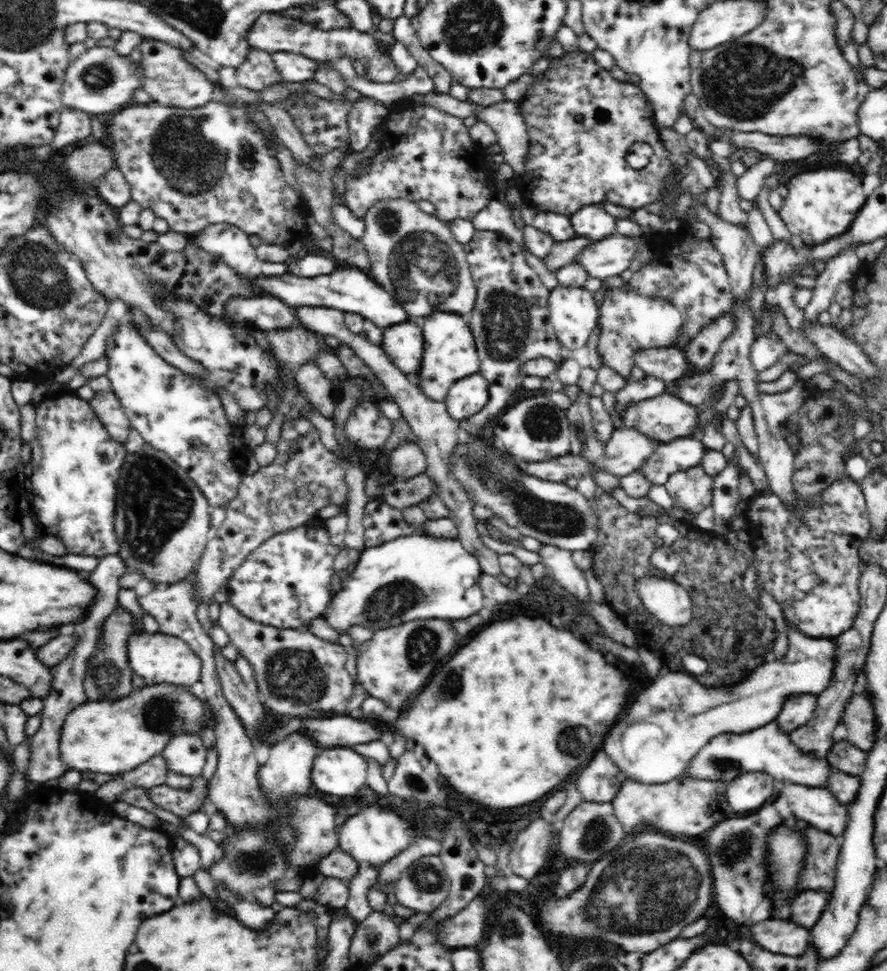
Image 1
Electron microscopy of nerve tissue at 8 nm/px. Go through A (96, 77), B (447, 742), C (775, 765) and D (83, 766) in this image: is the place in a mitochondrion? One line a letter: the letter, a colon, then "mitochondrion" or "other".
A: mitochondrion
B: other
C: other
D: other

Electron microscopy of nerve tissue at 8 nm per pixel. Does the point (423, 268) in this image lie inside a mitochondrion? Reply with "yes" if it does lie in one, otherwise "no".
yes

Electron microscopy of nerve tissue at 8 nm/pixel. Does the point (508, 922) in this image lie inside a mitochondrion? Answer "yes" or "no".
yes

